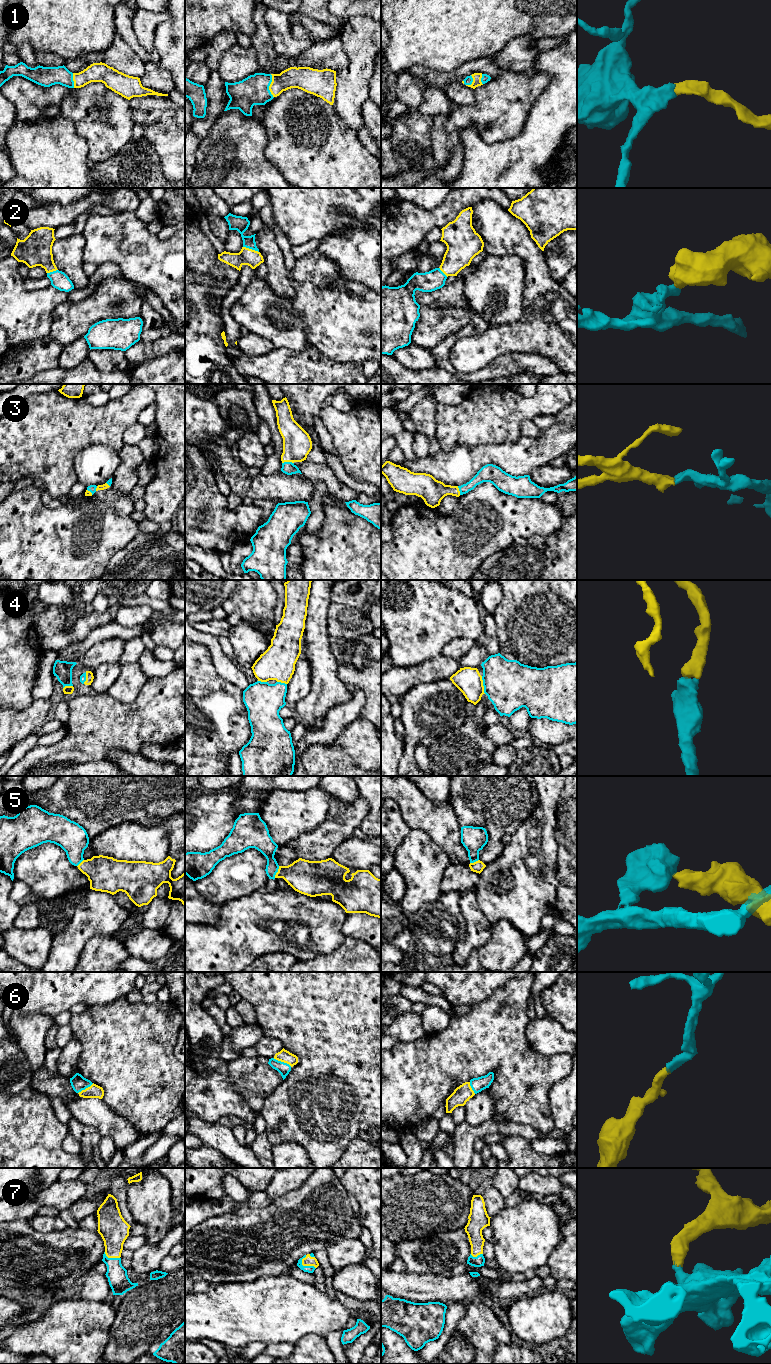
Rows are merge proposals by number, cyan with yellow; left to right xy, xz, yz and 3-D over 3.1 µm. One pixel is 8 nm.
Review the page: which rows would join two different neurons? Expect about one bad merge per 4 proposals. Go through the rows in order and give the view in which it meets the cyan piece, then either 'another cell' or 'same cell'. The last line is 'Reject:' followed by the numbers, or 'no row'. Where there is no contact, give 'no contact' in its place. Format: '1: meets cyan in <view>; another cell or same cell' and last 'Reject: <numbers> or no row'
1: meets cyan in xz; same cell
2: meets cyan in xz; same cell
3: meets cyan in xz; same cell
4: meets cyan in yz; same cell
5: meets cyan in xz; another cell
6: meets cyan in xz; same cell
7: meets cyan in xz; same cell
Reject: 5

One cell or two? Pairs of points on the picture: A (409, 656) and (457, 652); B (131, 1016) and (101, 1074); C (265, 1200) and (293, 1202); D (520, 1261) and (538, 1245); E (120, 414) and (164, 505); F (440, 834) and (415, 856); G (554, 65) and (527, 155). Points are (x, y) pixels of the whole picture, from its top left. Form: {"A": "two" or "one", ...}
{"A": "two", "B": "one", "C": "two", "D": "one", "E": "two", "F": "two", "G": "one"}

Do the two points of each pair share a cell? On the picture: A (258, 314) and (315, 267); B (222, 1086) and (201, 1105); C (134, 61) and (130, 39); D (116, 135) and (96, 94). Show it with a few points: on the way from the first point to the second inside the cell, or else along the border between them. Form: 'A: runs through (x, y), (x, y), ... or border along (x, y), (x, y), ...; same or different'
A: border along (290, 301), (303, 321); different
B: runs through (217, 1091), (206, 1100); same
C: border along (116, 31), (145, 62); different
D: runs through (106, 125), (103, 118), (103, 108), (99, 104); same

